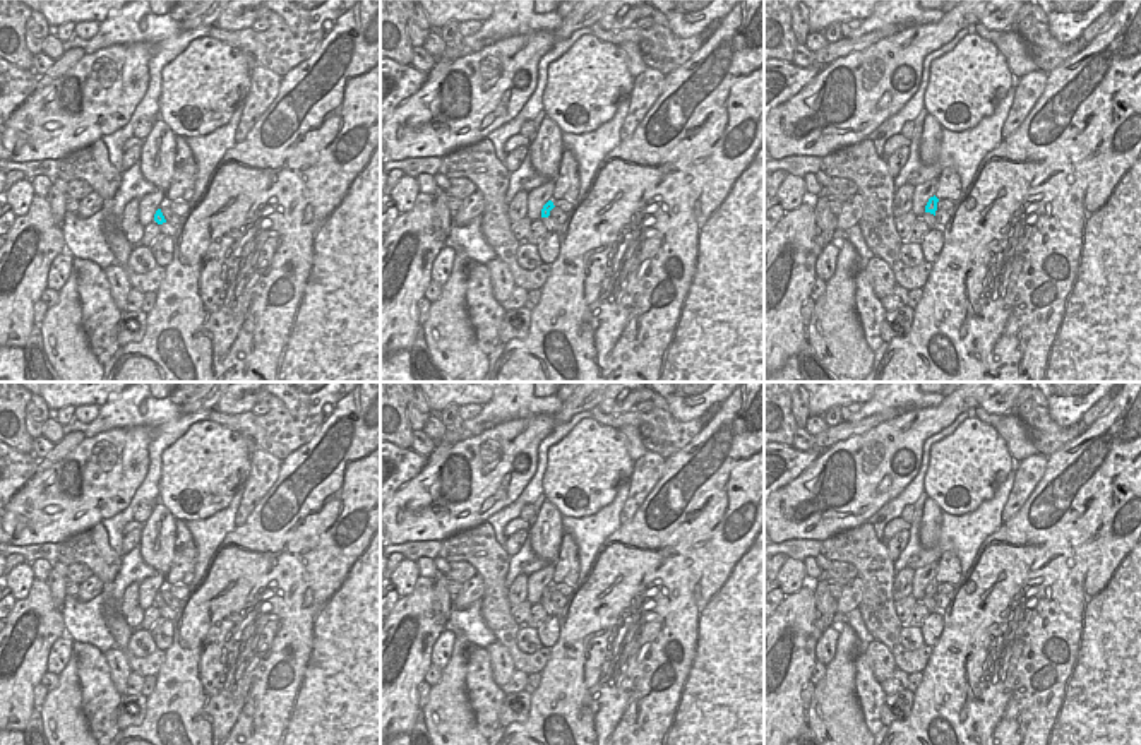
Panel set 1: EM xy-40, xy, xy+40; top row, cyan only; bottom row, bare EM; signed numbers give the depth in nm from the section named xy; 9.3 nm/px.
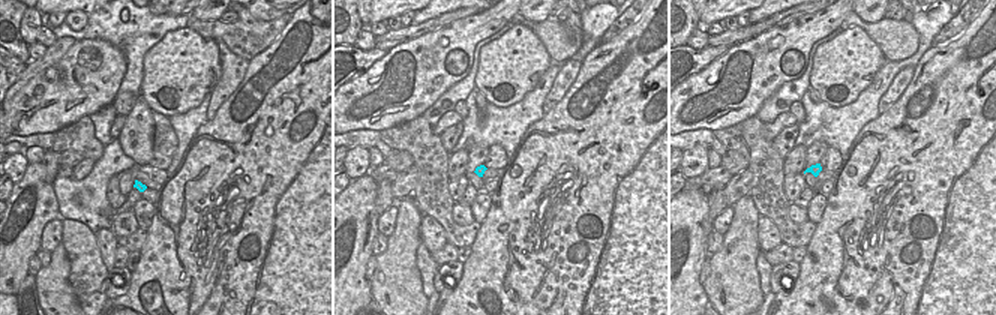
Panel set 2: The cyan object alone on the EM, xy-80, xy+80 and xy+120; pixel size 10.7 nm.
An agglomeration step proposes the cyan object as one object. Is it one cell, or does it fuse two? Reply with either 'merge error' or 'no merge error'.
no merge error

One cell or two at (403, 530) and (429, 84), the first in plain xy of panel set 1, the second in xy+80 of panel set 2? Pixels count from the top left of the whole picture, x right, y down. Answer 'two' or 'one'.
one

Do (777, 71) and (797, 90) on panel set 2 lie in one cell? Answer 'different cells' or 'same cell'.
different cells

